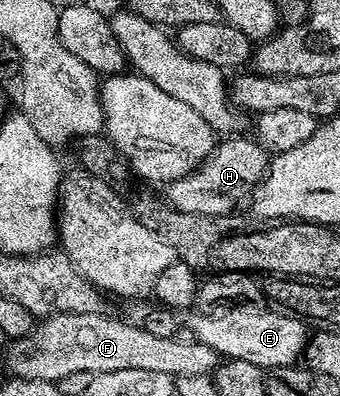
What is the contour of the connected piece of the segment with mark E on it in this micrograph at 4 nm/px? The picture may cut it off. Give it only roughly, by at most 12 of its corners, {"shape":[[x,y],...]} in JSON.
{"shape":[[267,307],[196,311],[195,340],[264,370],[296,365],[310,329]]}

